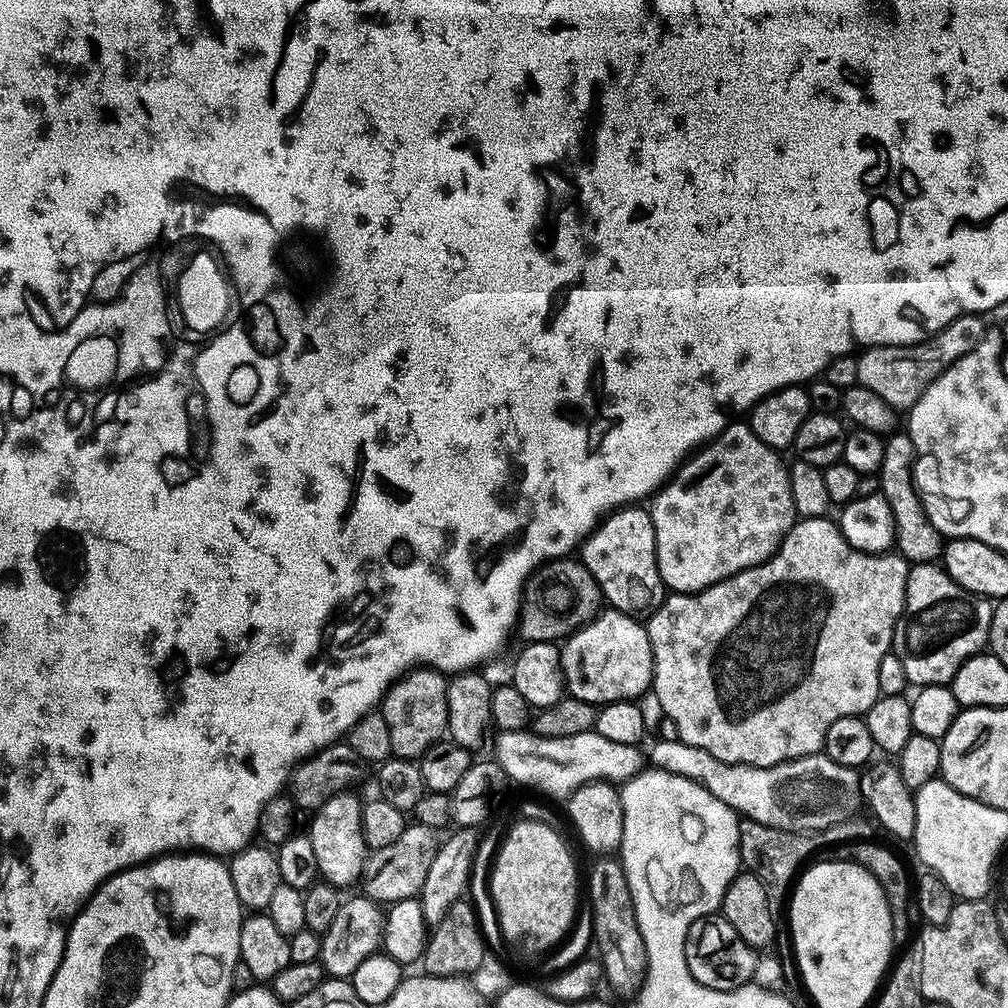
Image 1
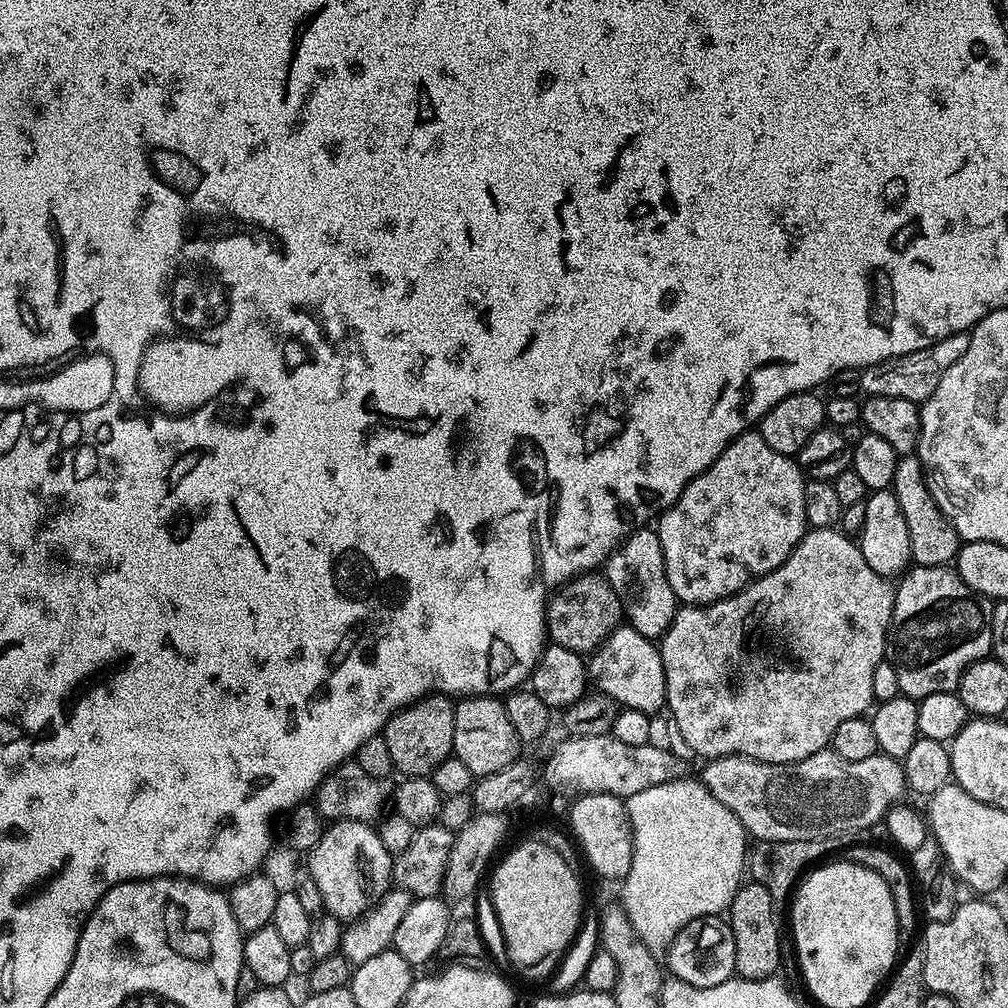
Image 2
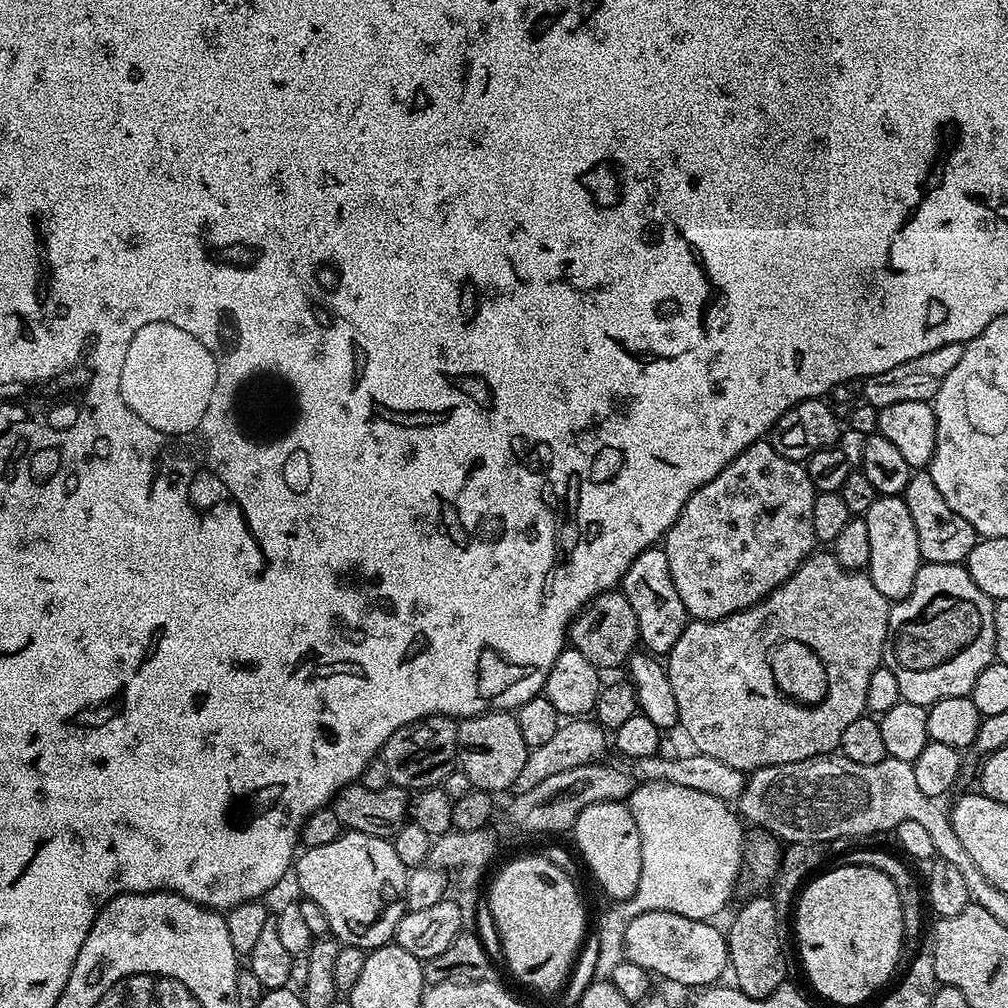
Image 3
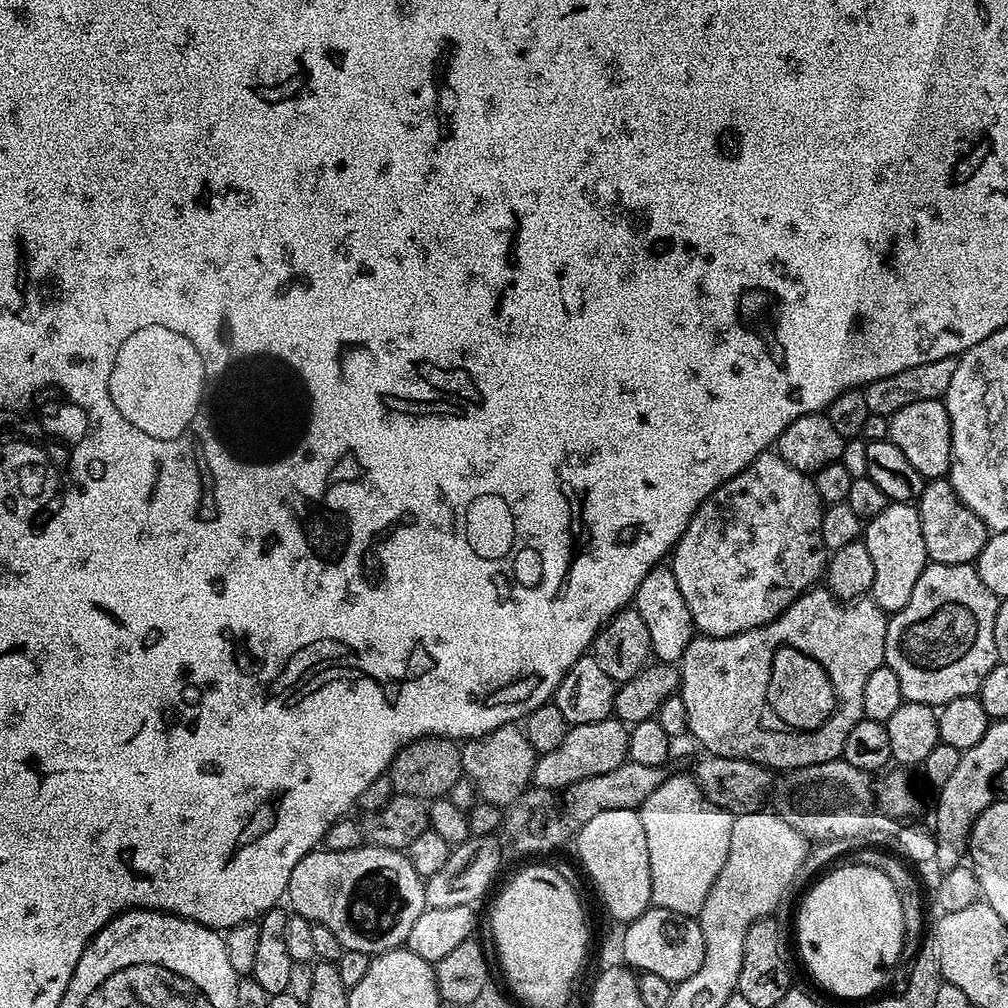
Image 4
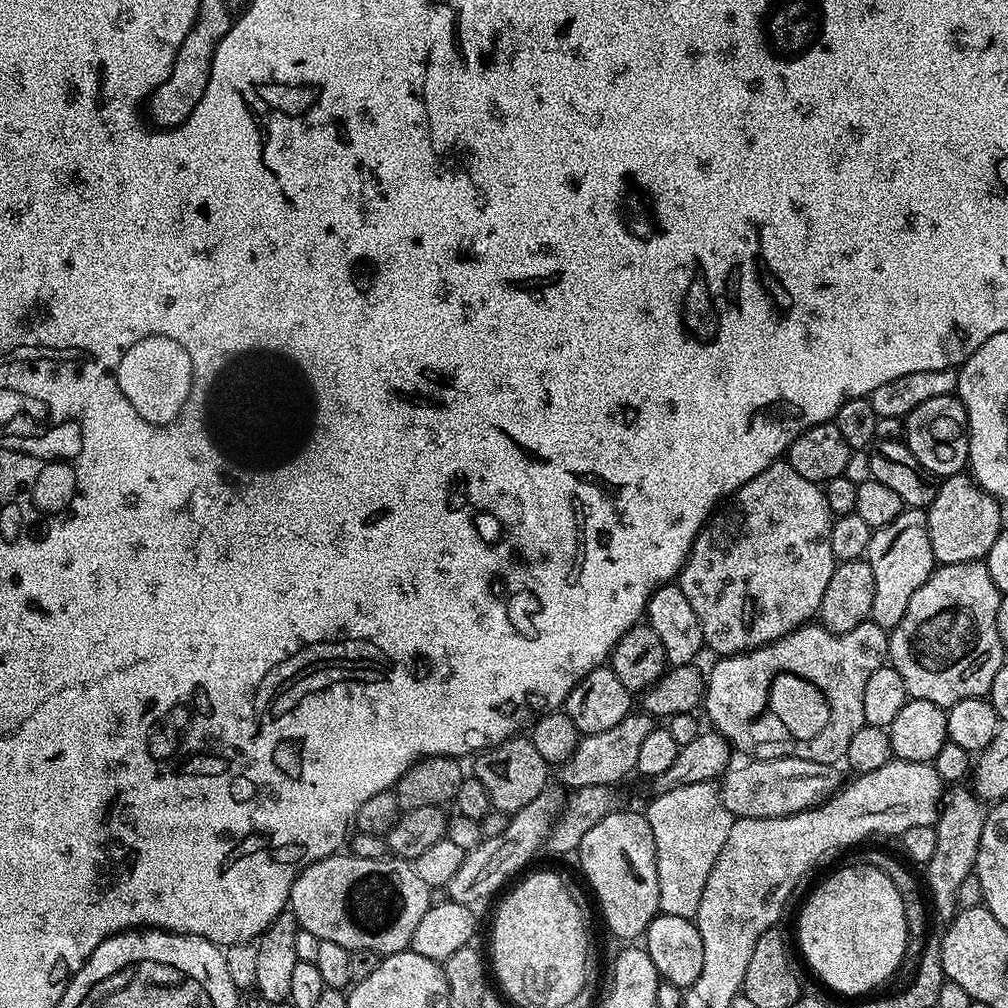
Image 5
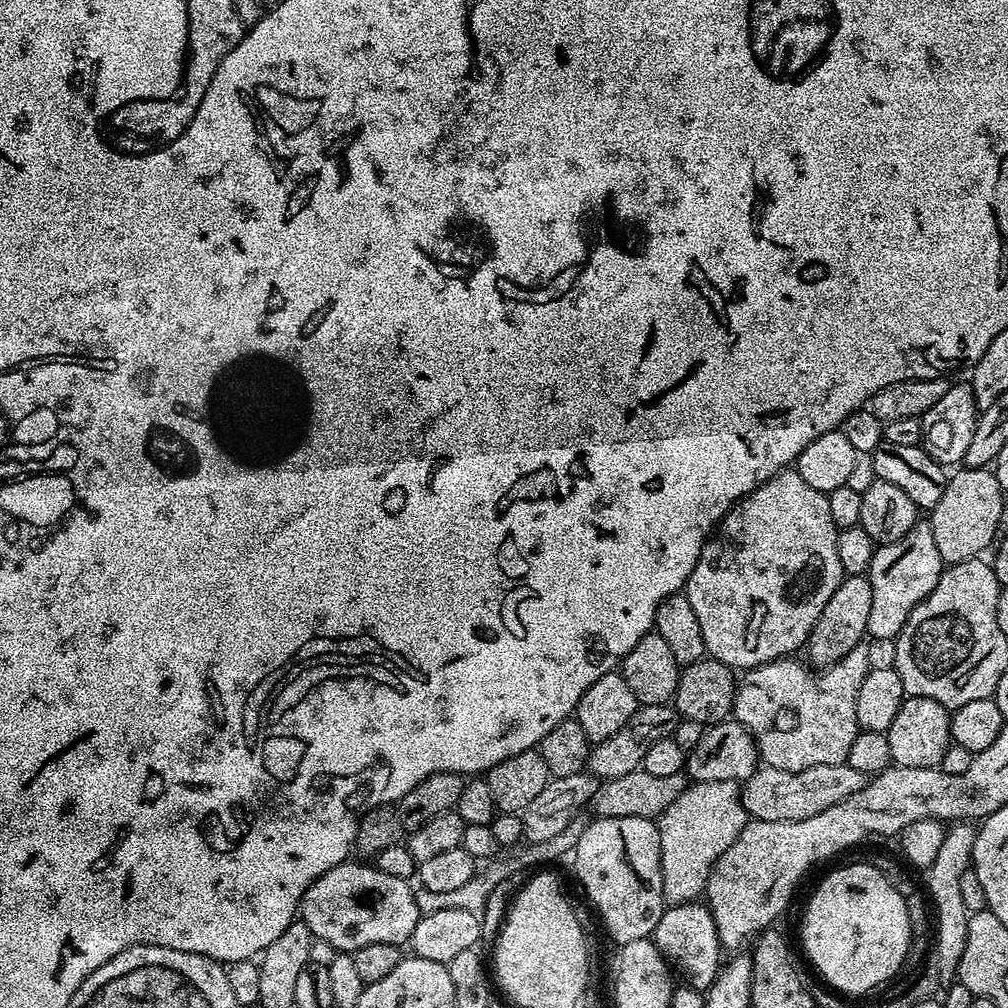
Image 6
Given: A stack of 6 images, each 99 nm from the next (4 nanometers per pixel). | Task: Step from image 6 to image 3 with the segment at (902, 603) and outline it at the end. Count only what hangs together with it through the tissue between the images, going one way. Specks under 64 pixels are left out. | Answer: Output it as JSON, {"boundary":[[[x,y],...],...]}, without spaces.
{"boundary":[[[877,495],[874,506],[864,512],[863,518],[870,534],[870,558],[866,575],[874,582],[874,586],[878,586],[878,594],[885,596],[888,601],[906,598],[914,586],[914,578],[922,561],[918,550],[918,530],[914,530],[914,518],[910,518],[903,495]]]}

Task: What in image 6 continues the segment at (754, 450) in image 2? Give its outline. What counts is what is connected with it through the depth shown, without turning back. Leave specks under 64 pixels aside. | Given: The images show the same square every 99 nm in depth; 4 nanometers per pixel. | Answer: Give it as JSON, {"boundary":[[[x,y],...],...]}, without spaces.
{"boundary":[[[785,470],[774,474],[762,486],[754,489],[749,496],[743,496],[732,509],[724,515],[724,519],[718,525],[718,531],[711,538],[704,541],[704,549],[690,574],[686,585],[686,595],[690,607],[698,618],[698,626],[702,630],[702,642],[705,653],[711,659],[727,664],[733,670],[747,670],[757,668],[760,664],[768,664],[772,660],[783,660],[796,654],[796,651],[803,649],[808,643],[808,636],[814,630],[814,624],[818,616],[826,607],[826,602],[834,595],[834,590],[843,582],[846,573],[842,570],[842,562],[838,562],[838,529],[834,526],[834,518],[830,518],[830,502],[827,495],[814,486],[809,486],[795,470]]]}

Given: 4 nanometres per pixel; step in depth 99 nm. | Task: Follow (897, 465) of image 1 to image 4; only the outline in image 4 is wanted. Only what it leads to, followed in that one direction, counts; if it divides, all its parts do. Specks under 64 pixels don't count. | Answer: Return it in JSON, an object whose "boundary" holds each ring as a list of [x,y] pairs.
{"boundary":[[[946,478],[928,480],[924,485],[918,507],[922,522],[922,542],[926,542],[926,554],[934,564],[972,564],[980,557],[980,552],[986,546],[990,530],[958,498],[952,484]]]}

